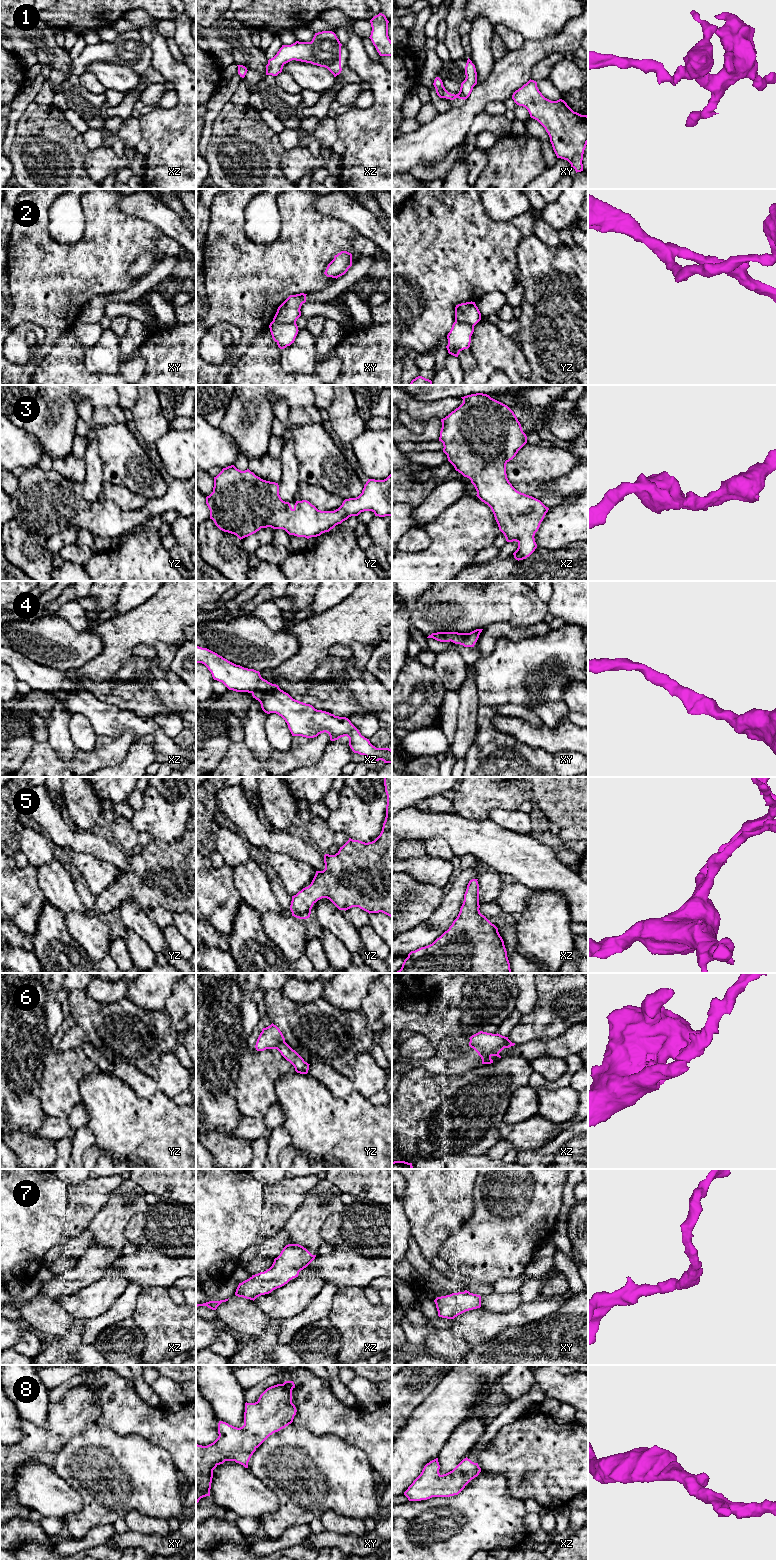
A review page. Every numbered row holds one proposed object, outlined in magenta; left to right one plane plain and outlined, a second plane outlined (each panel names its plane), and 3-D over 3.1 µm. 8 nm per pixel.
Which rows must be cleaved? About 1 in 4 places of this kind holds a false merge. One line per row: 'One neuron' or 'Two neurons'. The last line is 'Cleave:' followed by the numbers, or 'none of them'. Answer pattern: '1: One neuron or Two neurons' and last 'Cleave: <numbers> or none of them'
1: One neuron
2: Two neurons
3: One neuron
4: One neuron
5: One neuron
6: Two neurons
7: One neuron
8: One neuron
Cleave: 2, 6

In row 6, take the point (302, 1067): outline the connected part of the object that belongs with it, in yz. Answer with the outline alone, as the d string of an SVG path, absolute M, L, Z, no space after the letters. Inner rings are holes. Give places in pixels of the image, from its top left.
M280 1042L276 1045L275 1049L277 1049L281 1053L281 1055L294 1066L297 1073L308 1073L310 1064L305 1062L304 1059L286 1042Z

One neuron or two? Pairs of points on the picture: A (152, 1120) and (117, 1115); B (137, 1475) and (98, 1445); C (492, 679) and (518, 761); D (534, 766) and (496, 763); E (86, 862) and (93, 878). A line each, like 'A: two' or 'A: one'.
A: one
B: one
C: two
D: one
E: one

